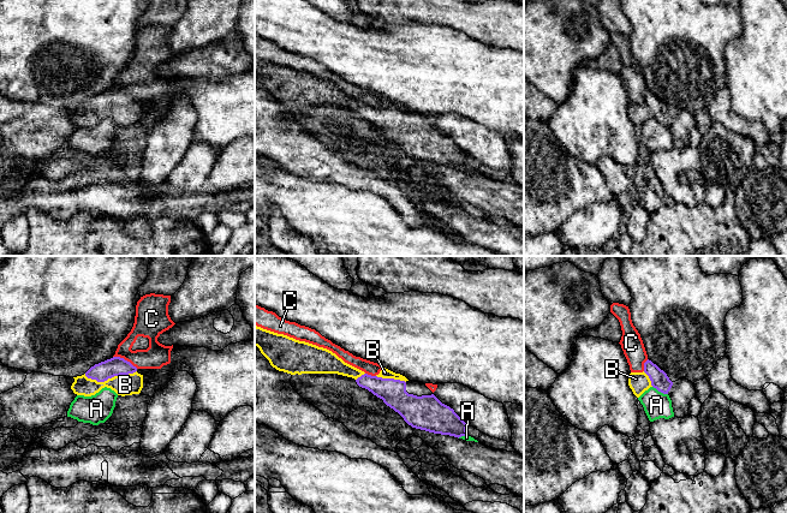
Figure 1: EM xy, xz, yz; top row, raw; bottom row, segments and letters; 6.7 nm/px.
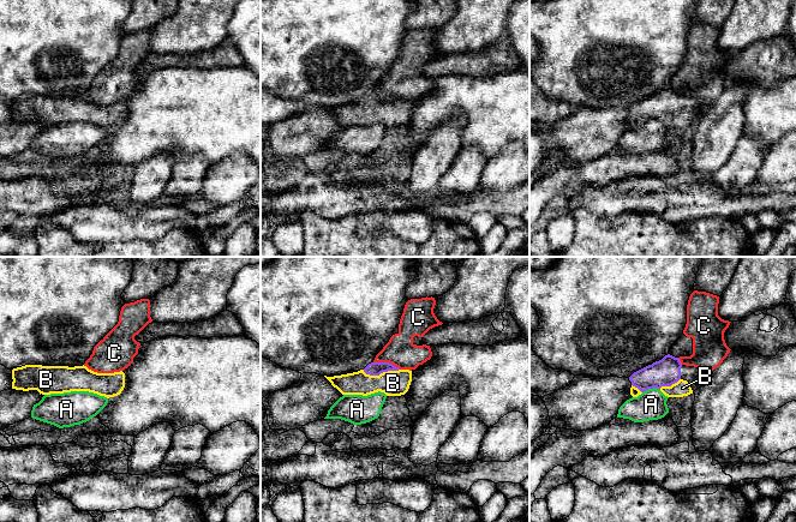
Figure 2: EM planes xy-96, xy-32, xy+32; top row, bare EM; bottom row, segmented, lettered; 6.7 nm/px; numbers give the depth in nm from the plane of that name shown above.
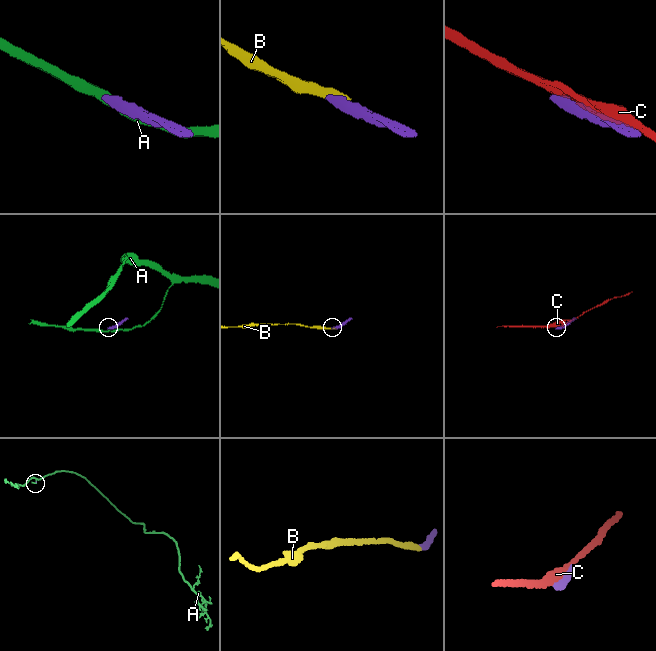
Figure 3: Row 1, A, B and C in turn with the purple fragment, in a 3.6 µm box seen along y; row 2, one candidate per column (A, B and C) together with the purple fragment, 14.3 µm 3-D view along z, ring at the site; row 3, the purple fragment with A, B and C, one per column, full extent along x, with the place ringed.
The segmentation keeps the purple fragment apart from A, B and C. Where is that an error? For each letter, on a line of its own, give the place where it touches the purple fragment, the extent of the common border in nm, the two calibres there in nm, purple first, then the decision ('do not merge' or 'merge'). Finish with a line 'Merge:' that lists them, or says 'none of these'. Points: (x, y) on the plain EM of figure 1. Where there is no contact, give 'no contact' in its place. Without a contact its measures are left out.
A: contact yz (660, 121); length 120 nm; calibres 120 and 180 nm; do not merge
B: contact xy (109, 108); length 360 nm; calibres 130 and 140 nm; merge
C: contact xy (124, 90); length 190 nm; calibres 130 and 160 nm; do not merge
Merge: B

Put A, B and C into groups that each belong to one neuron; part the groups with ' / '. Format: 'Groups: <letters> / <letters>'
Groups: A / B / C

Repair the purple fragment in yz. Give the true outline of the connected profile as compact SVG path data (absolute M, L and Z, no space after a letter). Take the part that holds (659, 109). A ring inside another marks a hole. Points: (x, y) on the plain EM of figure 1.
M648 90L644 94L643 103L630 105L628 117L632 120L633 125L639 129L650 118L656 119L663 125L668 125L673 117L673 113L663 101L661 101L656 95Z

